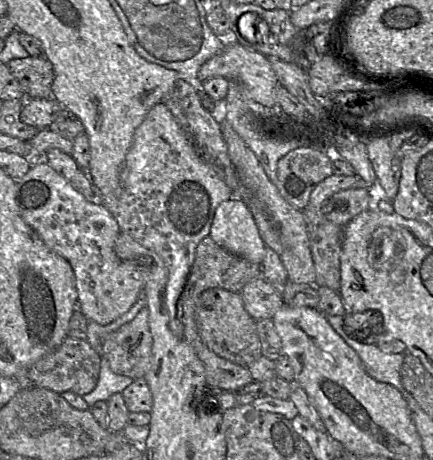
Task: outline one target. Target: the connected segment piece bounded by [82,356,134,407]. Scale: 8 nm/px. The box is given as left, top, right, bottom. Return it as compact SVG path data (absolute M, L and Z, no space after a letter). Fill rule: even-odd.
M101 356L101 367L97 385L90 393L82 397L89 407L92 407L97 401L107 401L113 394L121 393L133 381L128 376L112 372L107 359Z

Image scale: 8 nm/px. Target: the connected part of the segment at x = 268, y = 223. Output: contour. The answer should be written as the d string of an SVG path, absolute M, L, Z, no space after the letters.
M223 121L221 131L237 174L237 188L232 190L231 199L242 201L250 210L261 239L267 247L279 255L287 271L288 280L294 283L315 284L316 272L303 211L289 204L281 196L276 185L267 177L254 152L231 125Z

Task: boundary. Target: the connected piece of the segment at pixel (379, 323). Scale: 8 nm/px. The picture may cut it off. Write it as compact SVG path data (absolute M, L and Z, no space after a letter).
M376 309L364 312L346 312L343 329L357 342L377 344L385 334L384 318L382 313Z

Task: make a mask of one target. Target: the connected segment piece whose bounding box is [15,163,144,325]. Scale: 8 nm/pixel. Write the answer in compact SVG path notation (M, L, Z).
M48 163L33 165L16 182L16 203L24 223L52 251L71 265L78 308L89 320L107 325L127 312L144 290L141 273L121 260L114 250L118 223L101 203L91 202Z

